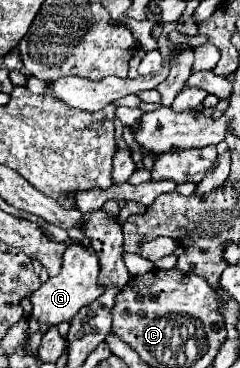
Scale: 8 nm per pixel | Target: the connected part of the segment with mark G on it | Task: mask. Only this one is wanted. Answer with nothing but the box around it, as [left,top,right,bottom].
[31,246,103,326]

